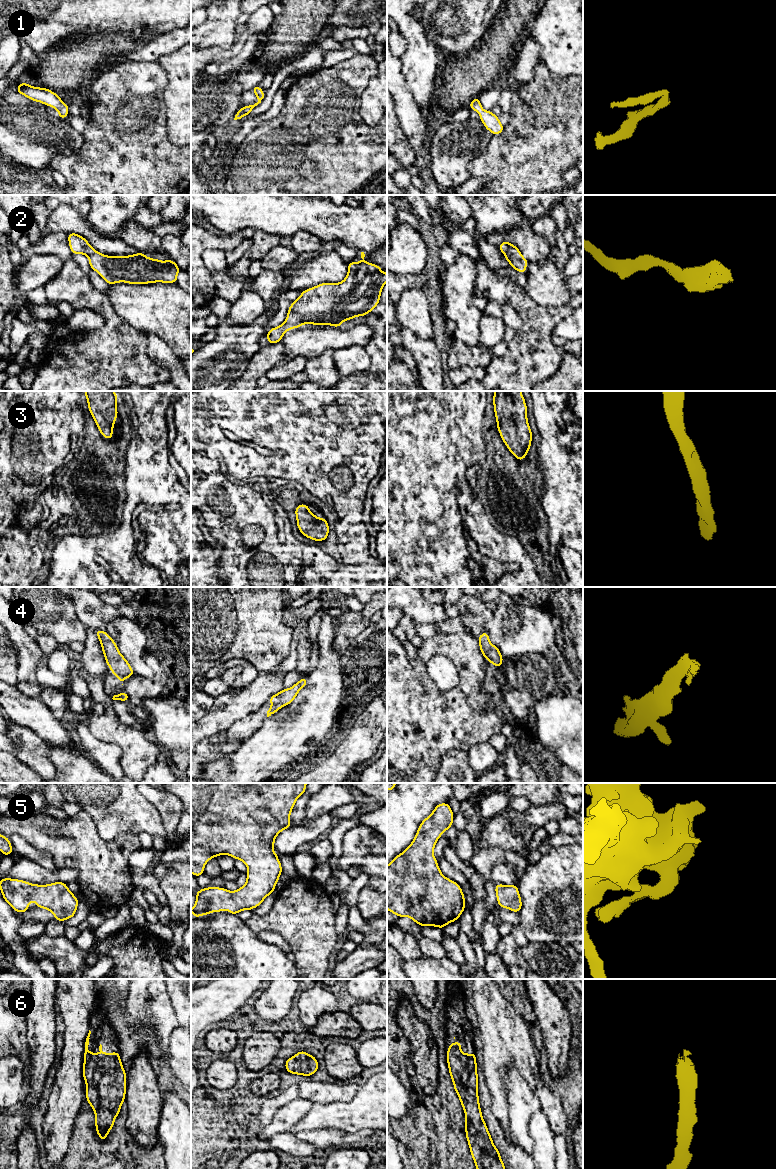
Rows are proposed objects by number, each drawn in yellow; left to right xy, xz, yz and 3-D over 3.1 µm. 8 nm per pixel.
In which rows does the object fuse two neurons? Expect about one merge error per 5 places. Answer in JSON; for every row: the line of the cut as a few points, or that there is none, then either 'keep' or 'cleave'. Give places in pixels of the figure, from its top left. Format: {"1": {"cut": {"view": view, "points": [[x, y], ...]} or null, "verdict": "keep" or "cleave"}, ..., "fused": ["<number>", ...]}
{"1": {"cut": null, "verdict": "keep"}, "2": {"cut": null, "verdict": "keep"}, "3": {"cut": null, "verdict": "keep"}, "4": {"cut": null, "verdict": "keep"}, "5": {"cut": null, "verdict": "keep"}, "6": {"cut": null, "verdict": "keep"}, "fused": []}

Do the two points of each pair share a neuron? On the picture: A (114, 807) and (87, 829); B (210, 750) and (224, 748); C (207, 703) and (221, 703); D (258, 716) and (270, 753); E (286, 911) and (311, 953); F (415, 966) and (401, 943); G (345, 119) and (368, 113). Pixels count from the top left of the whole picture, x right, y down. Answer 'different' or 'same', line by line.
A: different
B: same
C: different
D: different
E: same
F: different
G: different

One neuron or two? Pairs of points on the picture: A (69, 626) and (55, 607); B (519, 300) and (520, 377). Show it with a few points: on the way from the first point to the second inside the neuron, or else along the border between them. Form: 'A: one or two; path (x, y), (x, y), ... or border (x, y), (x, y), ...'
A: one; path (64, 623), (55, 612)
B: one; path (529, 319), (527, 358)

